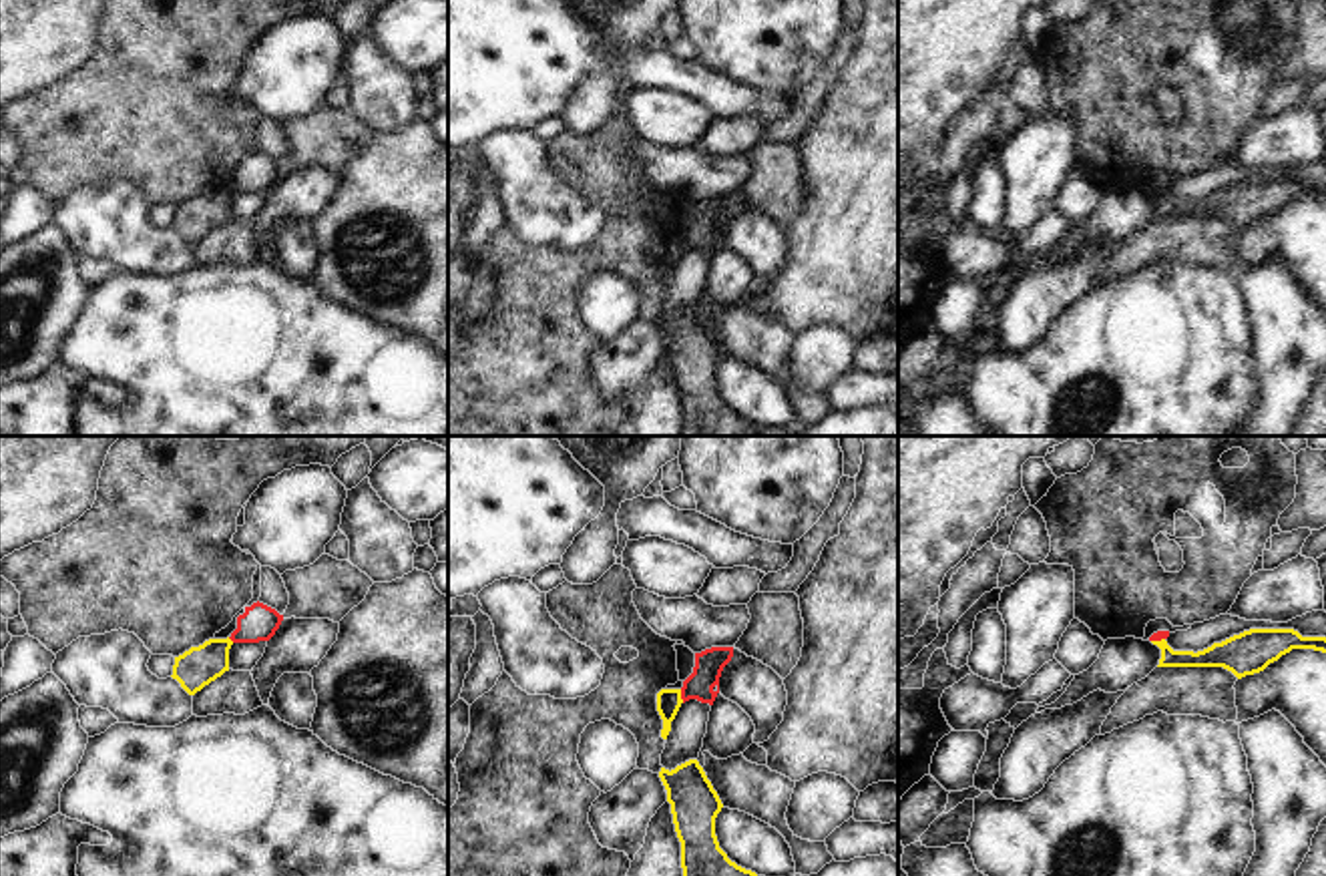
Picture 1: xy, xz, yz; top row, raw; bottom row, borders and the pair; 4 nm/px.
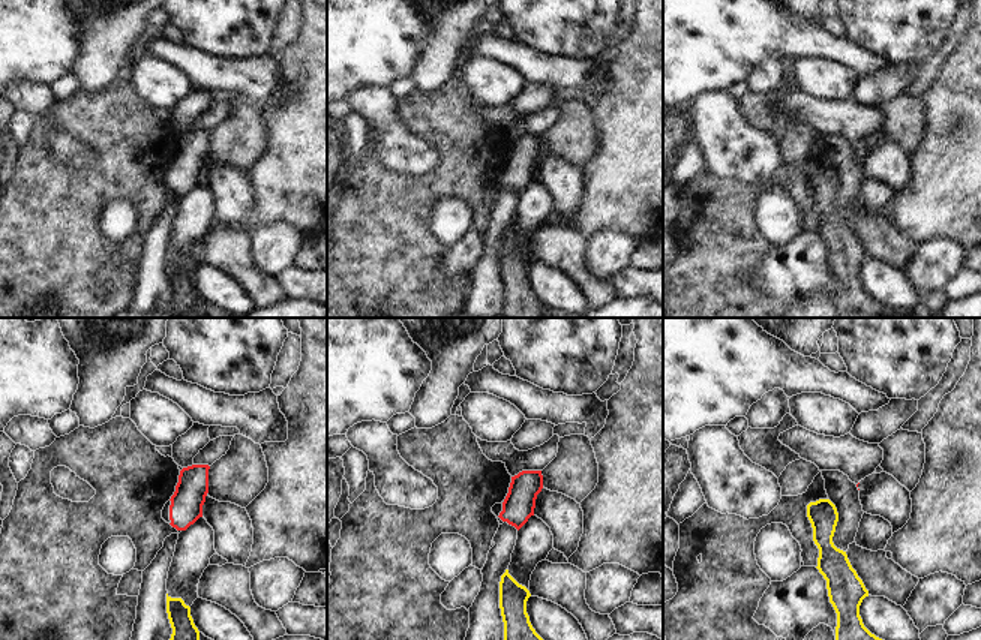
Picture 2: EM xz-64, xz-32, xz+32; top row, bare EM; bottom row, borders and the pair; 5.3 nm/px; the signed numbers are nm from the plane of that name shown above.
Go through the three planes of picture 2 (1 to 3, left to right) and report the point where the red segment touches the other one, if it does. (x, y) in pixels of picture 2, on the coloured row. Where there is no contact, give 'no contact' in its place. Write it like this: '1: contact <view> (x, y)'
1: no contact
2: no contact
3: no contact

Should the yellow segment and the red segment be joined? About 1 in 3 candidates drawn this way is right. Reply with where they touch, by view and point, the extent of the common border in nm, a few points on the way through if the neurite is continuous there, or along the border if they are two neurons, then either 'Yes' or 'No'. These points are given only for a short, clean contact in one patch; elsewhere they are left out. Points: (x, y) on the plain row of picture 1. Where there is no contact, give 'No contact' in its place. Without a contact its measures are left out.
Touches yellow at xz (680, 246). Shared border 60 nm. Boundary: xz (680, 240), (684, 252). No.

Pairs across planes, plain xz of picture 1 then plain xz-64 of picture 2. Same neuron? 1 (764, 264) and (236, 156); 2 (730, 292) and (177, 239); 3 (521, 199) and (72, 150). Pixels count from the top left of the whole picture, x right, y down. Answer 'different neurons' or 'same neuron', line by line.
1: different neurons
2: same neuron
3: same neuron

